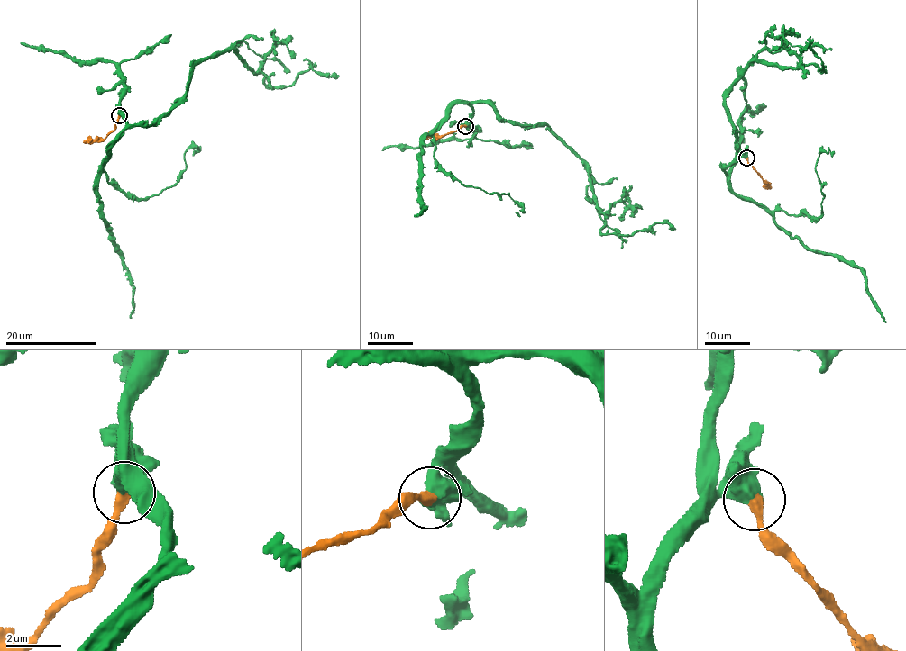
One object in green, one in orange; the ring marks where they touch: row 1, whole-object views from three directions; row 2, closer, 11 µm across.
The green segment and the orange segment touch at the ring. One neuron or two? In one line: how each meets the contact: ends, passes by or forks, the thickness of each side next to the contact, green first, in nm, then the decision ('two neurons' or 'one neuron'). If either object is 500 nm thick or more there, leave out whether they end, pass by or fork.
650 nm thick on the green side, 380 nm on the other; one neuron

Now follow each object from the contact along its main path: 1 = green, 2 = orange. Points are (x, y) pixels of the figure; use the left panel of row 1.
1: (120, 115), (145, 126), (186, 91), (193, 67), (226, 50), (268, 86), (310, 68), (338, 75)
2: (120, 115), (105, 138), (83, 142)

